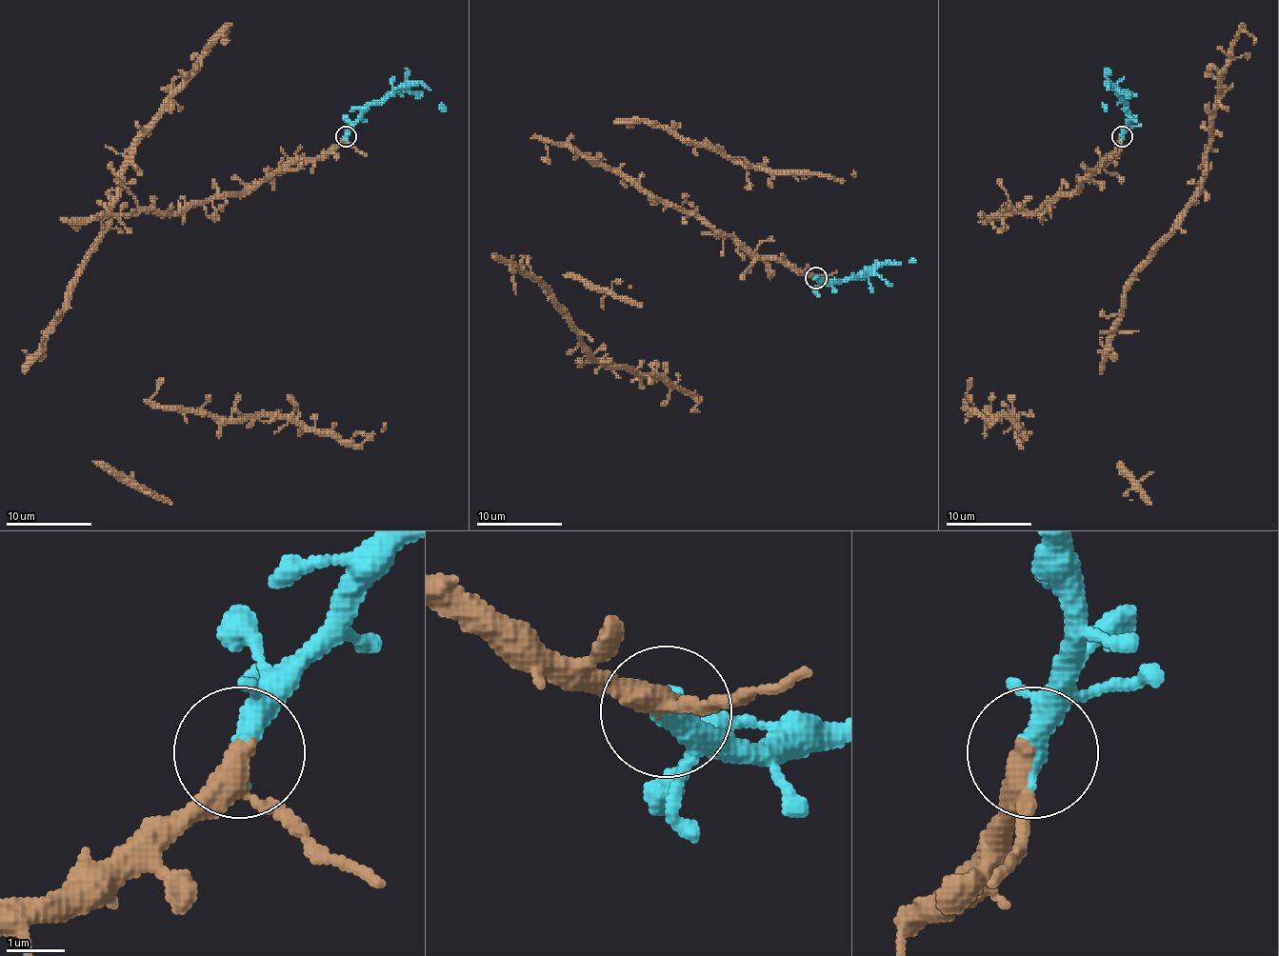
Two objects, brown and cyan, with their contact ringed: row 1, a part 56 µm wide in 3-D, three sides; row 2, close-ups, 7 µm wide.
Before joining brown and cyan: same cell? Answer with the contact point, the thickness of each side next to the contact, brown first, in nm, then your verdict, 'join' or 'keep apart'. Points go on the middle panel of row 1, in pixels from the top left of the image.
(815, 278) | 340/300 nm | join

